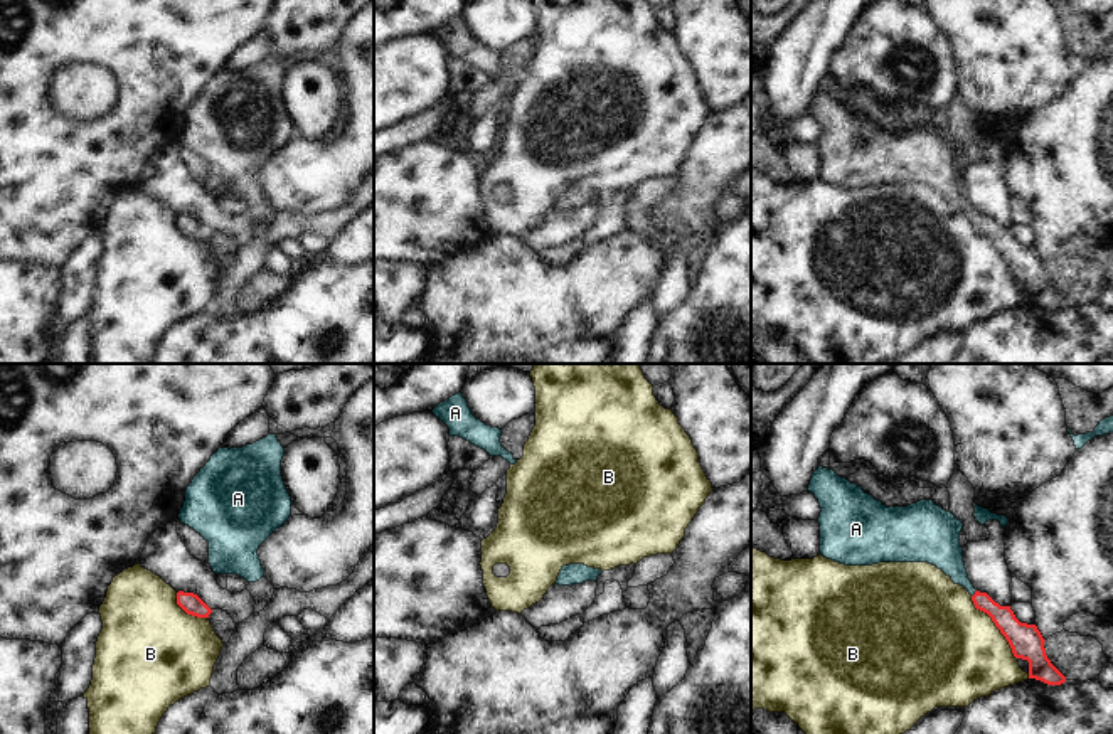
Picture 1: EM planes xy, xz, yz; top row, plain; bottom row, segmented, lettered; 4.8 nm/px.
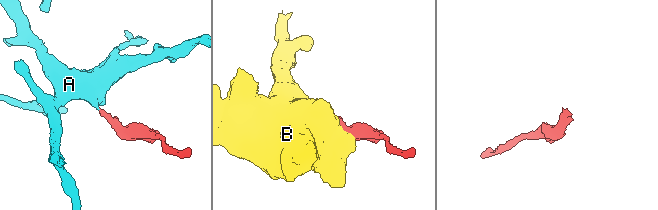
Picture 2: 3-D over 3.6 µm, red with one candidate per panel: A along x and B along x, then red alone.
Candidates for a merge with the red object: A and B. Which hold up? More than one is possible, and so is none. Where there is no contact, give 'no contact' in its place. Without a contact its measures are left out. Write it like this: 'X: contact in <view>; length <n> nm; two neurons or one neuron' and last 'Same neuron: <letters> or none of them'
A: contact in yz; length 40 nm; one neuron
B: contact in yz; length 380 nm; two neurons
Same neuron: A

